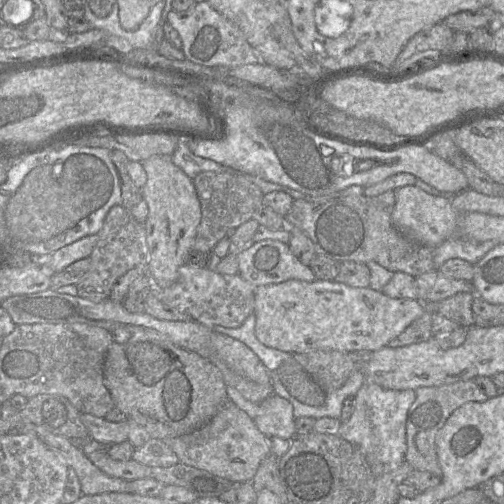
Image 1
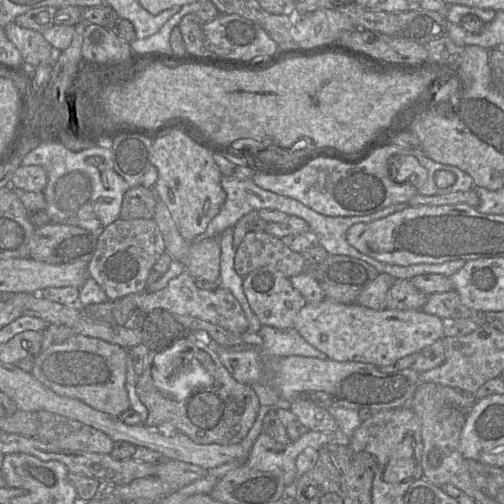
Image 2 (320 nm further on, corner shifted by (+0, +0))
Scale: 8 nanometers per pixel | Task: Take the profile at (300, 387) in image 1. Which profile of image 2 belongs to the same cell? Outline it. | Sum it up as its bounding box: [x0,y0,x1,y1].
[136,331,260,445]

